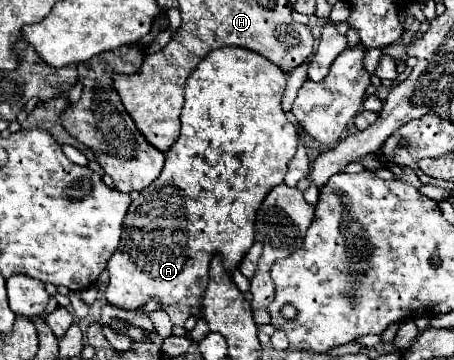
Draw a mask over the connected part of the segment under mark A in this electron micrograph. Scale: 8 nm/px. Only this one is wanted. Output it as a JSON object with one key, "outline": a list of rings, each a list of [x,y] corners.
{"outline":[[[241,47],[215,49],[197,65],[185,85],[181,135],[167,151],[159,179],[131,201],[119,249],[107,263],[109,285],[105,299],[109,305],[137,311],[149,299],[155,299],[163,305],[173,325],[181,327],[187,317],[201,315],[201,299],[213,255],[219,253],[223,257],[229,273],[239,267],[245,251],[255,243],[255,215],[267,193],[283,183],[287,163],[297,149],[297,127],[287,121],[281,109],[287,77],[259,53]]]}

